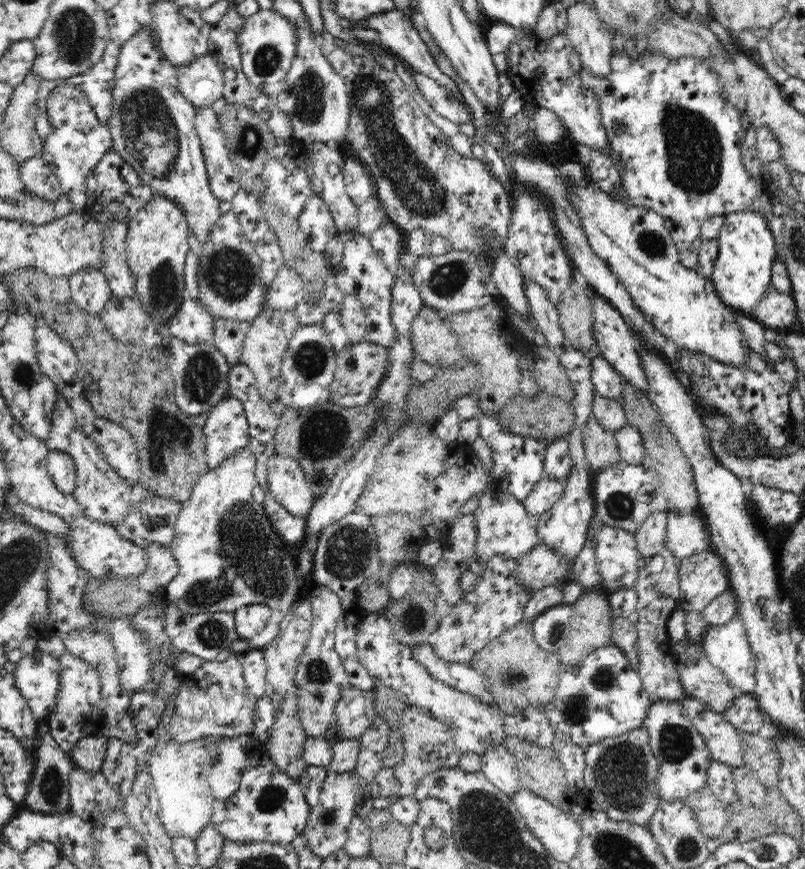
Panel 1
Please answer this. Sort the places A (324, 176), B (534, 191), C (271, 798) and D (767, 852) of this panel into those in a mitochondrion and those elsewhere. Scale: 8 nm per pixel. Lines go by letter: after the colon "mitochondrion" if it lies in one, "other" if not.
A: other
B: other
C: mitochondrion
D: other

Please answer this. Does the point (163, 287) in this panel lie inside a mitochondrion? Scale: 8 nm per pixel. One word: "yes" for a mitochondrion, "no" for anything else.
yes

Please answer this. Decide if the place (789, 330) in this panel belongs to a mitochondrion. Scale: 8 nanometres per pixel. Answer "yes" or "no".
no

